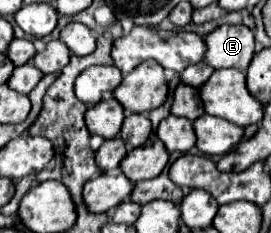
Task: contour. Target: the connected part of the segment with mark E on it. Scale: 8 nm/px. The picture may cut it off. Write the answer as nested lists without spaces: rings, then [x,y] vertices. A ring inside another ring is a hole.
[[[223,24],[205,36],[205,62],[213,68],[247,70],[255,54],[255,36],[243,24]]]

